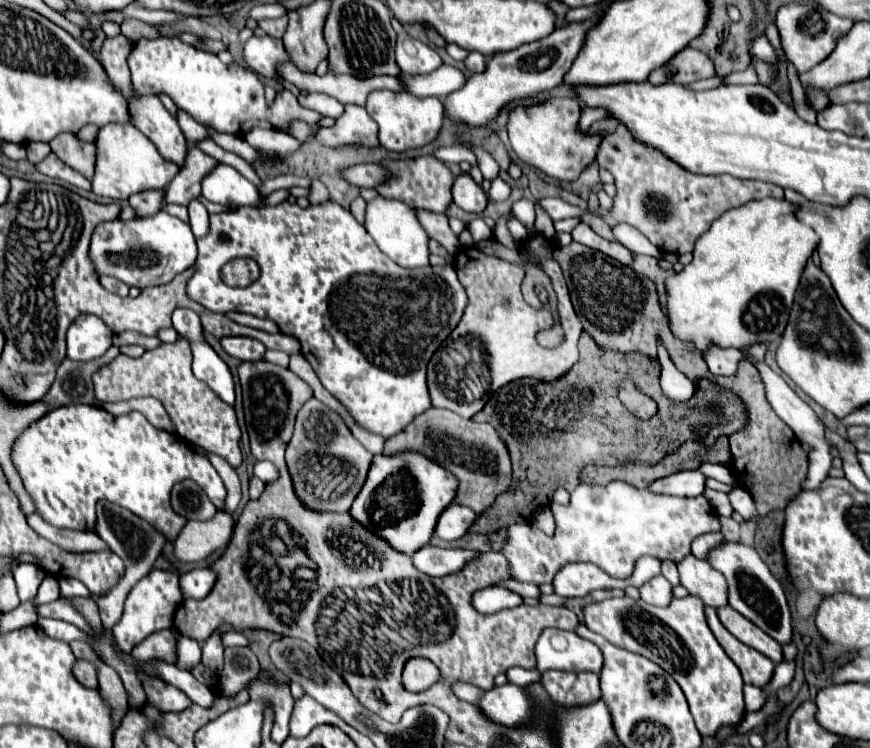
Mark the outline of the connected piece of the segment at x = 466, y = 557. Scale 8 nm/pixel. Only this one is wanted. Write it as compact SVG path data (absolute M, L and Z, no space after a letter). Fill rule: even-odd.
M426 545L412 555L412 561L414 561L414 567L418 567L418 571L432 571L432 577L444 577L444 575L456 573L474 557L476 557L476 551L442 549L442 547Z

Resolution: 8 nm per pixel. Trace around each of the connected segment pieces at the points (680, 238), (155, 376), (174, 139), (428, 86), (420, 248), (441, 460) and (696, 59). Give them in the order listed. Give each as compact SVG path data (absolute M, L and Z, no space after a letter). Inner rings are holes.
M618 125L618 129L602 141L598 153L598 165L608 169L616 177L616 197L614 209L606 213L600 209L604 221L612 227L616 223L628 223L644 233L650 243L654 243L662 253L688 253L694 241L704 235L714 219L724 211L738 207L754 199L782 199L784 189L764 181L746 181L732 175L696 175L660 155L654 147L648 147L630 135L628 127Z
M180 339L172 345L160 345L152 351L146 351L142 357L128 357L120 353L110 363L102 365L94 375L94 389L98 401L120 401L132 397L156 397L160 403L166 403L166 411L176 425L176 431L182 439L196 443L208 453L220 455L232 467L240 467L240 427L232 407L224 405L214 392L192 373L192 351L186 339Z
M156 95L138 97L130 101L130 115L132 125L140 129L144 135L148 135L150 141L154 141L164 159L178 163L178 167L184 167L188 155L186 137L176 117L172 117L166 111L166 107L160 103Z
M442 65L438 71L432 71L428 75L398 75L402 81L404 91L416 95L416 97L438 97L444 99L452 91L464 87L466 75L452 67L452 65Z
M378 197L368 203L366 209L366 231L372 235L384 255L388 255L400 267L426 267L428 265L428 235L416 219L412 207L402 201Z
M434 409L420 413L404 431L390 437L384 443L384 455L398 455L400 451L416 451L434 463L442 465L446 471L452 471L458 479L456 503L472 507L480 513L492 505L498 493L510 487L512 467L506 445L500 441L496 429L490 423L474 423L446 409Z
M686 47L680 53L676 53L668 63L654 69L648 81L652 85L662 85L662 83L672 83L672 81L680 85L688 85L692 81L708 79L708 77L716 77L712 59L708 59L708 55L704 55L702 51Z

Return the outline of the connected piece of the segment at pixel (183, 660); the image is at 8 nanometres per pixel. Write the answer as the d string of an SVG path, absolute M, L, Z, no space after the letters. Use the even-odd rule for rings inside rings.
M178 637L176 639L176 667L190 671L192 667L196 667L202 659L202 649L198 645L198 641L190 639L190 637Z

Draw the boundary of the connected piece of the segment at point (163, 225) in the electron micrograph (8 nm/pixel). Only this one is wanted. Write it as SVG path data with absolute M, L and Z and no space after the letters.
M158 211L152 217L138 217L132 221L104 221L96 227L94 237L92 237L92 247L90 247L90 261L96 267L96 275L112 275L124 283L128 283L130 287L152 287L152 285L164 285L170 283L178 273L186 271L188 267L194 265L196 261L196 239L192 235L192 229L188 223L182 223L176 217L170 217L164 211Z

